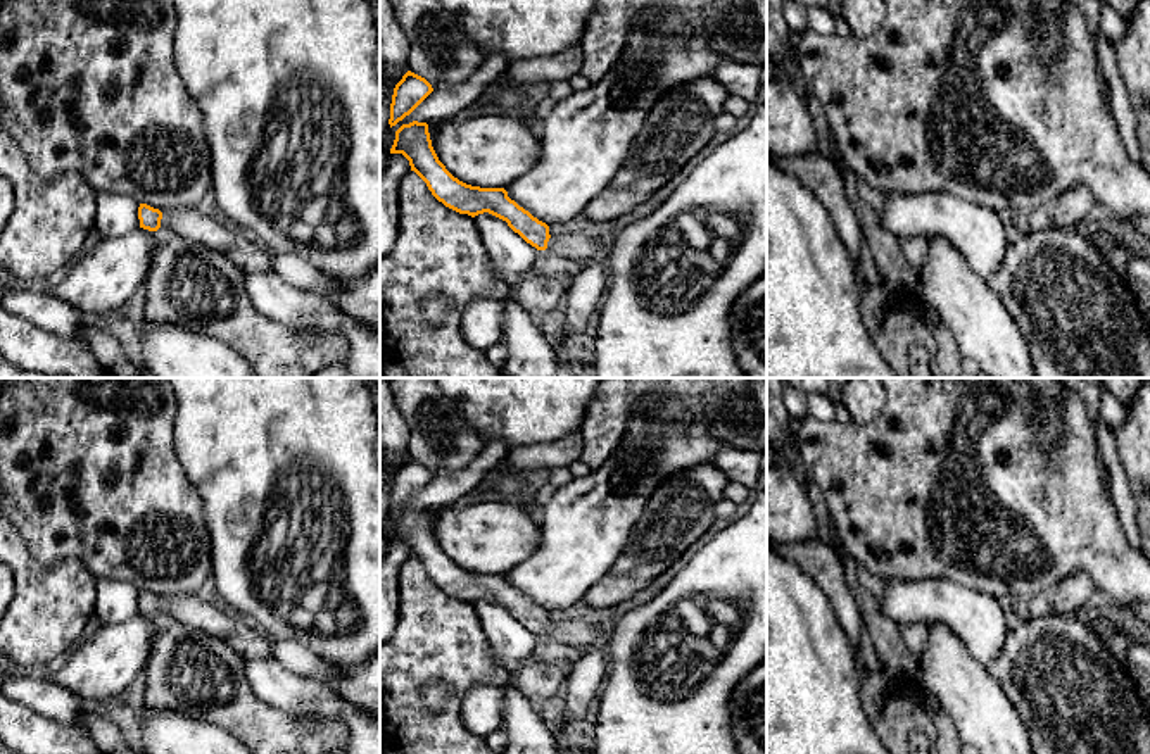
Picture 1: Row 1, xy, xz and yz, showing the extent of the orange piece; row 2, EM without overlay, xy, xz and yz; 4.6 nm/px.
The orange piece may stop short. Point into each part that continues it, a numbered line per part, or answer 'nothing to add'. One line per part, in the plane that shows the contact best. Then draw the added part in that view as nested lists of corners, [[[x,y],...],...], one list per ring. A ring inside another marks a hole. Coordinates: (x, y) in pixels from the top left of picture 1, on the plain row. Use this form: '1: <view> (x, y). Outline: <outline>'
1: xy (192, 611). Outline: [[[197,595],[164,597],[161,614],[174,623],[223,638],[243,657],[273,656],[273,640],[264,631],[245,618],[224,613]]]

